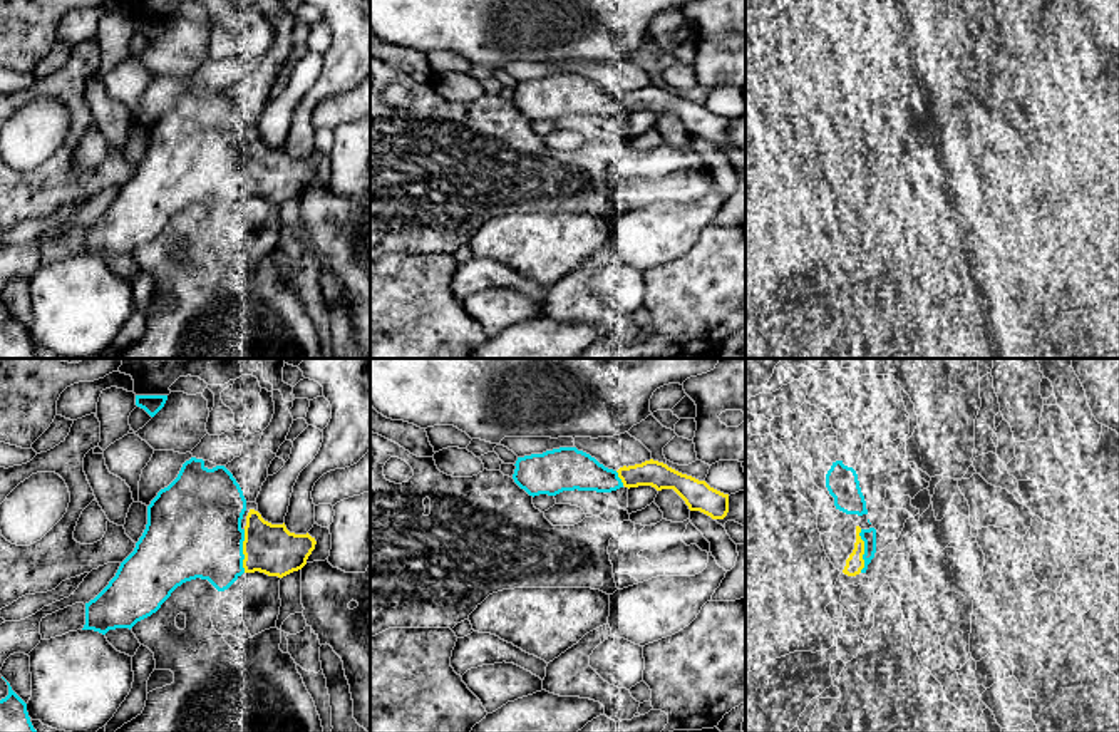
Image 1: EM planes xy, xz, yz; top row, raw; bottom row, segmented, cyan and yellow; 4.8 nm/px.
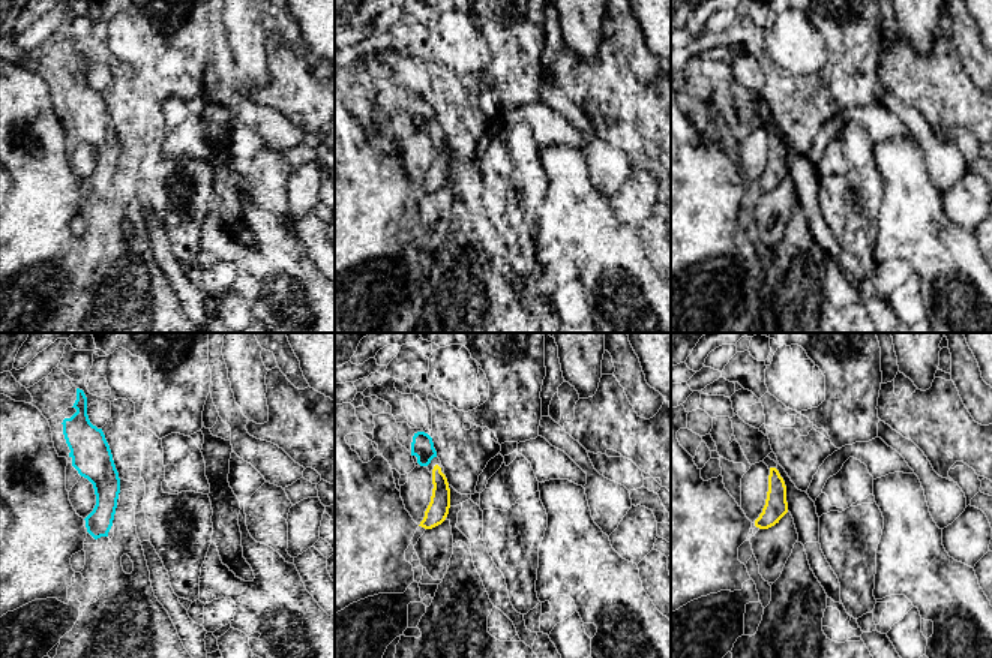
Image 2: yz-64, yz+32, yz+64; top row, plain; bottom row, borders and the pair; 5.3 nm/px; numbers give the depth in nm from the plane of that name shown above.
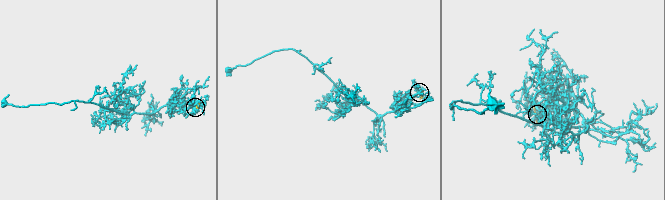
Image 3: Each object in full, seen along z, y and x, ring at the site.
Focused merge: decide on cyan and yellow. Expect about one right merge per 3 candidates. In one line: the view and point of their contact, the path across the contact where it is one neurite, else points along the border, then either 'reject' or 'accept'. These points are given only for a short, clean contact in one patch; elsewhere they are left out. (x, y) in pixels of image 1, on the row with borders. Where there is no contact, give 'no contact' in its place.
meets cyan in xy at (242, 551); accept

